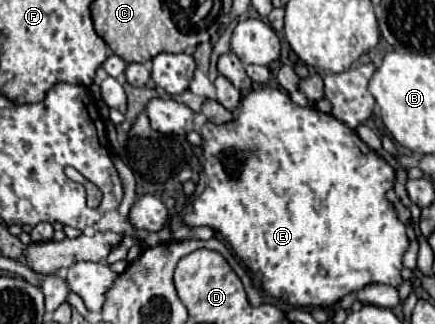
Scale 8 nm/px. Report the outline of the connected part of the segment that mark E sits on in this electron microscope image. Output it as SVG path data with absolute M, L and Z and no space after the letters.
M259 88L251 90L243 96L235 120L227 124L213 124L205 122L201 126L201 138L203 138L203 174L205 174L205 190L199 196L193 196L189 204L183 208L183 222L189 226L209 226L215 232L219 232L233 248L237 258L257 276L261 288L277 300L289 302L297 308L327 308L339 302L349 292L357 292L365 288L367 284L391 284L399 288L403 284L401 270L403 270L403 252L409 246L409 238L405 234L403 222L397 218L397 210L393 202L389 202L387 192L393 190L395 184L395 170L377 156L375 150L371 150L355 130L351 130L347 124L339 122L335 116L319 112L311 106L297 106L291 102L289 94L277 90L277 88Z

